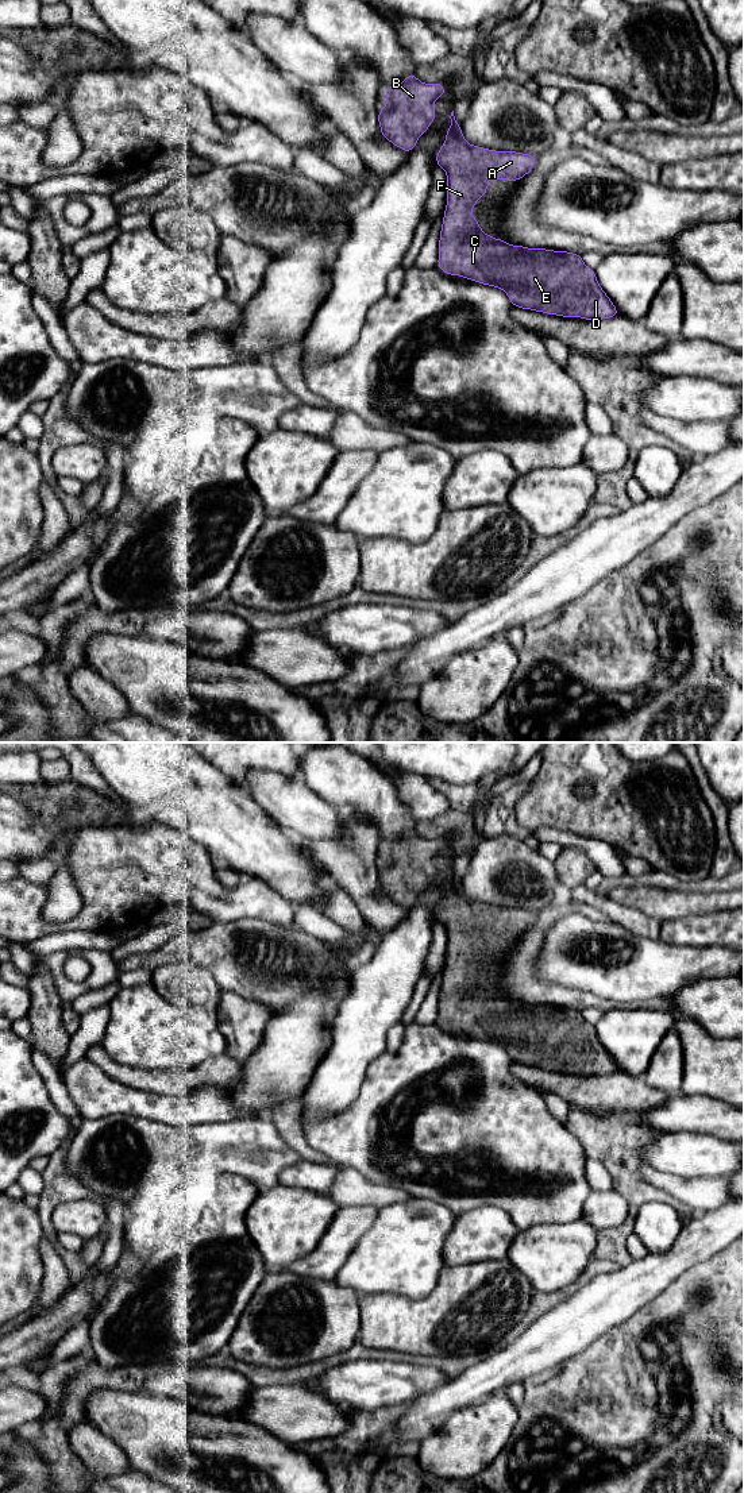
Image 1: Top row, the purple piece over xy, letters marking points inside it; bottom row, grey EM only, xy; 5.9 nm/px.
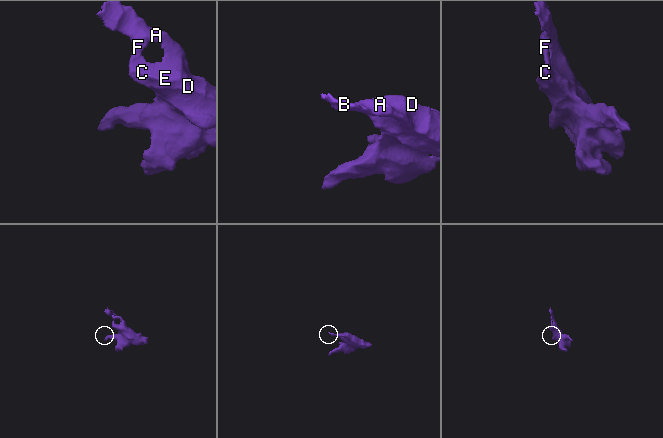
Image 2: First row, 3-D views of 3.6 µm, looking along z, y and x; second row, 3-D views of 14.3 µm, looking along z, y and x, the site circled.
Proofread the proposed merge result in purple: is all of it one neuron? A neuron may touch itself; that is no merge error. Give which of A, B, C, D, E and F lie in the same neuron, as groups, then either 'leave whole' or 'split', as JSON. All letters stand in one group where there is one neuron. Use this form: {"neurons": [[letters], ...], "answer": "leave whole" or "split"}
{"neurons": [["A", "B", "C", "D", "E", "F"]], "answer": "leave whole"}

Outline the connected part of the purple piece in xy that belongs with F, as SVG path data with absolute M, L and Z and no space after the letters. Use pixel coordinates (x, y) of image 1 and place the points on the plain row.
M454 867L450 875L446 899L436 910L436 922L444 925L447 931L447 961L440 984L437 1023L447 1031L460 1031L504 1046L514 1064L583 1076L620 1072L613 1057L600 1042L595 1027L583 1019L582 1011L513 1002L483 989L471 967L478 954L486 950L487 940L496 935L521 935L533 925L536 911L473 902L464 895Z

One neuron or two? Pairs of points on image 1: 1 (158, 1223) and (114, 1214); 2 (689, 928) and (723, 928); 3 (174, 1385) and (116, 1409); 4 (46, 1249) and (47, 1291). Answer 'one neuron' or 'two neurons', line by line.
1: two neurons
2: one neuron
3: one neuron
4: one neuron

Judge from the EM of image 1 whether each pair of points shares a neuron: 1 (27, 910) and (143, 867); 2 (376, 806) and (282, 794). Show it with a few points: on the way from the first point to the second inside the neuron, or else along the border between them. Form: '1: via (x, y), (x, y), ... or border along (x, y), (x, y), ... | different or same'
1: via (56, 926), (69, 926), (93, 917), (115, 895) | same
2: via (353, 798), (305, 799) | same

